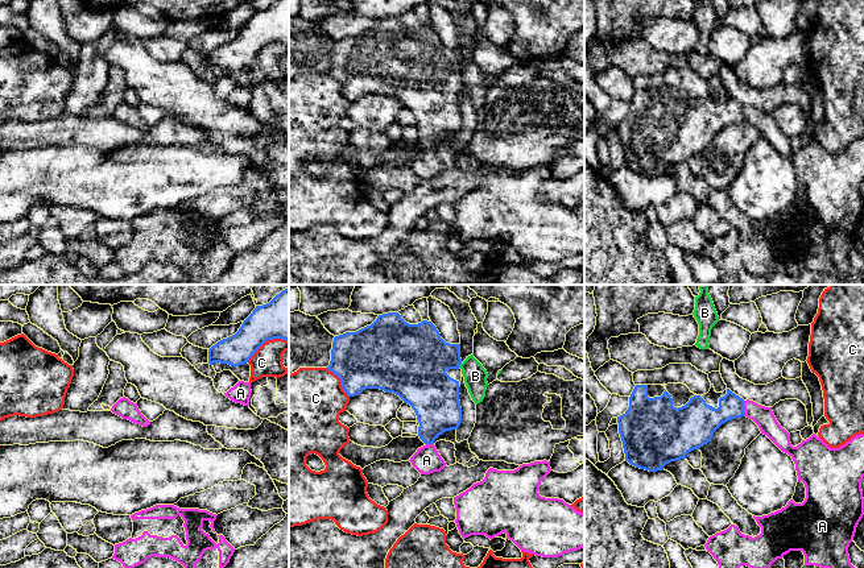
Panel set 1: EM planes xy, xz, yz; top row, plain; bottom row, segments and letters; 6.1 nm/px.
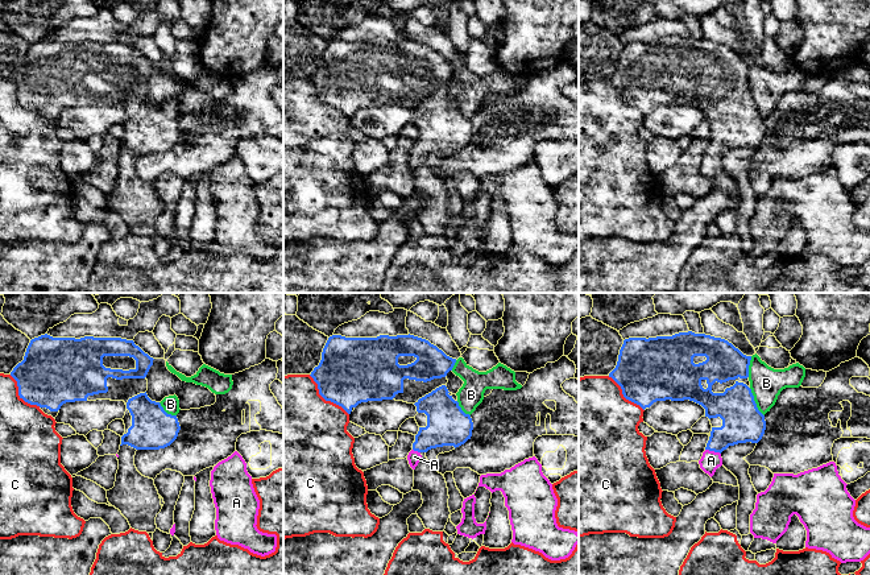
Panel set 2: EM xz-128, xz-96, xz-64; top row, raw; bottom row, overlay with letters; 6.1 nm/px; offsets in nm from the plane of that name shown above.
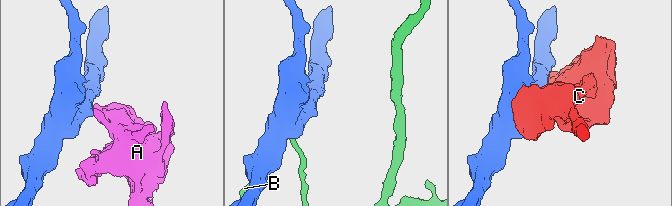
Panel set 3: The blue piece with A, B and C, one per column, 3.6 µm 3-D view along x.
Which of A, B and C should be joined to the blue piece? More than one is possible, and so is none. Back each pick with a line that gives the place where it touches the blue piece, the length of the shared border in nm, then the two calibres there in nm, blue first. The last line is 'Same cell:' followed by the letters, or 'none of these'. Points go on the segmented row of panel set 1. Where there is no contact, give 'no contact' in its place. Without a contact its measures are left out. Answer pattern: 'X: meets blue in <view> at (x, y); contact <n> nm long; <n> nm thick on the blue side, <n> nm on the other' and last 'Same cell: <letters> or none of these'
A: meets blue in yz at (743, 409); contact 100 nm long; 190 nm thick on the blue side, 120 nm on the other
Same cell: A

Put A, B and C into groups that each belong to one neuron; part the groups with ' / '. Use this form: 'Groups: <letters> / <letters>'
Groups: A / B / C

